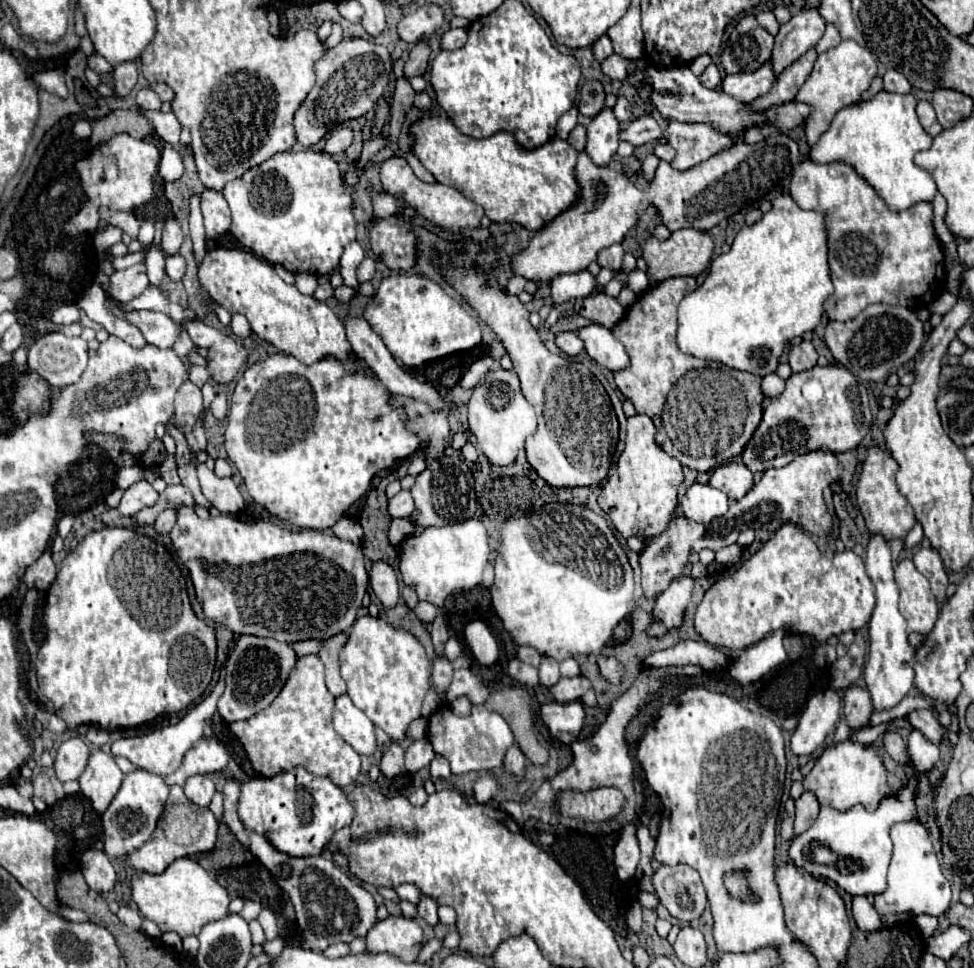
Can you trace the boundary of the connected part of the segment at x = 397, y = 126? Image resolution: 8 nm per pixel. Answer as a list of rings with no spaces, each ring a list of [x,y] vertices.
[[[395,61],[393,65],[393,73],[397,77],[397,89],[395,89],[395,97],[393,97],[393,107],[391,107],[391,131],[389,131],[389,145],[397,151],[397,139],[401,133],[401,125],[405,121],[407,111],[413,105],[413,95],[415,91],[411,89],[409,81],[403,75],[403,61]]]

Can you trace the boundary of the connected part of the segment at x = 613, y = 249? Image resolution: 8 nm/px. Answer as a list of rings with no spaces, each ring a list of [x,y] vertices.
[[[617,243],[617,245],[611,245],[611,247],[603,249],[603,251],[599,253],[599,257],[597,257],[597,263],[599,263],[601,267],[619,271],[619,269],[623,269],[623,255],[625,255],[625,249]]]

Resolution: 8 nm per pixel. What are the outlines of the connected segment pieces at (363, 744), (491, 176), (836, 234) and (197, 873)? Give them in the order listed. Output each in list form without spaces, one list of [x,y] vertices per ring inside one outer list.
[[[347,695],[335,699],[333,727],[359,755],[375,753],[377,743],[375,743],[373,723],[361,709],[353,705],[353,701]]]
[[[435,115],[419,117],[409,127],[409,135],[413,137],[413,155],[425,165],[425,169],[431,171],[439,183],[455,187],[467,199],[481,205],[491,223],[519,223],[529,231],[539,231],[555,215],[569,209],[577,199],[577,181],[575,181],[577,151],[563,139],[555,137],[533,151],[525,151],[515,143],[513,135],[507,131],[499,131],[487,139],[473,139],[463,135],[449,119]]]
[[[803,161],[795,171],[793,171],[793,179],[791,179],[791,197],[795,199],[795,203],[801,209],[813,209],[813,211],[821,211],[827,215],[827,229],[829,229],[829,267],[831,267],[831,279],[835,285],[835,293],[825,301],[825,311],[829,315],[829,319],[833,321],[849,321],[853,317],[857,317],[867,305],[873,303],[885,303],[885,305],[901,305],[901,307],[909,307],[909,309],[919,309],[919,307],[927,307],[931,305],[931,301],[937,299],[939,291],[943,291],[945,287],[945,255],[941,249],[941,243],[935,235],[933,229],[933,203],[931,201],[921,201],[905,211],[891,211],[885,201],[877,195],[877,191],[847,163],[843,161],[835,161],[835,163],[813,163],[813,161]]]
[[[182,857],[173,861],[161,875],[137,873],[133,875],[133,901],[141,915],[158,925],[162,933],[174,931],[181,937],[199,935],[199,931],[215,919],[227,915],[231,897],[213,875],[196,860]]]

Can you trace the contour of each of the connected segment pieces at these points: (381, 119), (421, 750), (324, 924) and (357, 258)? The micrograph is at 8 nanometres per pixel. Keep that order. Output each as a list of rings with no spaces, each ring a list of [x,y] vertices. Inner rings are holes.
[[[379,103],[377,109],[375,109],[375,129],[373,133],[379,133],[381,131],[381,125],[385,123],[385,119],[389,117],[389,103]]]
[[[427,739],[413,741],[405,751],[405,769],[409,773],[417,773],[421,767],[429,765],[433,757],[435,757],[435,751]]]
[[[239,779],[227,781],[223,787],[223,821],[235,833],[235,837],[269,869],[277,885],[289,895],[295,913],[297,929],[301,933],[301,947],[313,951],[325,951],[329,945],[345,941],[351,943],[353,937],[365,935],[375,925],[375,901],[361,885],[351,881],[333,861],[319,857],[289,857],[279,853],[263,835],[247,831],[237,817],[237,799],[239,799]]]
[[[351,241],[351,243],[345,247],[345,251],[343,251],[343,255],[341,255],[341,265],[339,265],[339,273],[343,275],[345,285],[355,287],[355,289],[359,287],[357,277],[355,277],[355,269],[357,269],[357,265],[363,261],[363,257],[365,257],[365,253],[363,253],[363,249],[361,249],[361,245],[359,245],[357,241]]]

